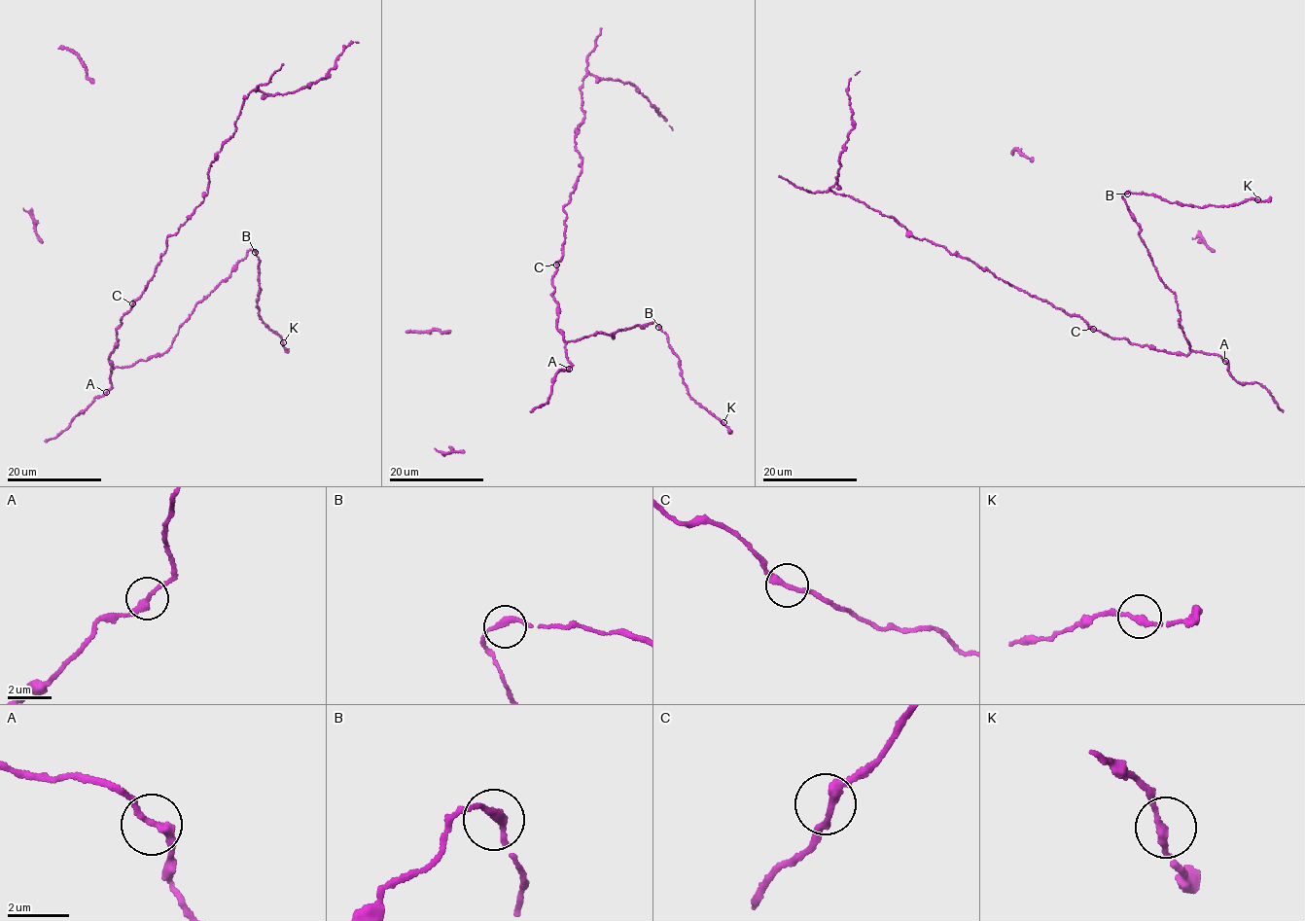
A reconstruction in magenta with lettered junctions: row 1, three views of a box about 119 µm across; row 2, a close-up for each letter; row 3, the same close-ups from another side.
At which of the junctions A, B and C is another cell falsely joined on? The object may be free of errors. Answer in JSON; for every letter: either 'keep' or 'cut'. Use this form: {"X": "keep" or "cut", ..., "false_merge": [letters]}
{"A": "keep", "B": "keep", "C": "keep", "false_merge": []}

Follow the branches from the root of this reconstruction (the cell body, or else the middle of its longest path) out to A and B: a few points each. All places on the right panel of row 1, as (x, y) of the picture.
A: (1092, 329), (1172, 354), (1215, 354), (1224, 361)
B: (1092, 329), (1172, 354), (1186, 355), (1190, 350), (1179, 324), (1176, 297), (1159, 277), (1122, 195), (1127, 194)

